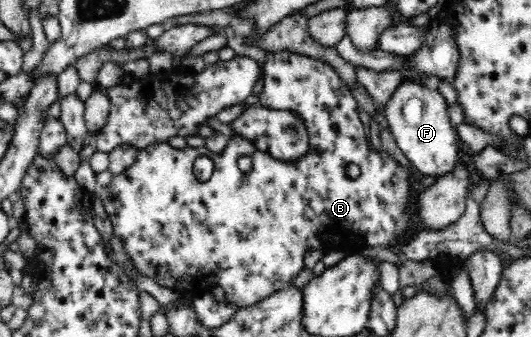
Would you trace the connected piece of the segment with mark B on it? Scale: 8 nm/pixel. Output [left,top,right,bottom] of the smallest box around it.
[95,51,416,308]

